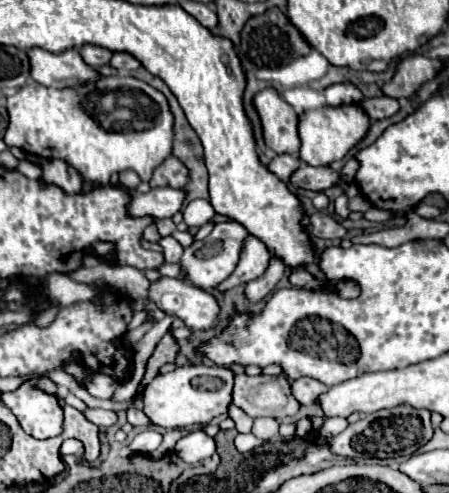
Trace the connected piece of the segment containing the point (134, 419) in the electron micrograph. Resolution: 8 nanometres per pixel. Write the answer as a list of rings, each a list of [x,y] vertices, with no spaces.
[[[130,409],[130,411],[126,411],[126,417],[128,417],[128,423],[132,423],[134,427],[148,427],[148,425],[154,425],[154,423],[146,417],[146,413],[140,411],[140,409]]]

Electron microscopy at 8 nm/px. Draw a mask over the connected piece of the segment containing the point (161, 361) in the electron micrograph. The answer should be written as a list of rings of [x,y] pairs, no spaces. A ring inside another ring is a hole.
[[[170,329],[170,331],[158,341],[154,353],[150,355],[150,359],[148,359],[148,363],[146,363],[144,377],[142,377],[142,381],[140,381],[140,385],[138,385],[138,391],[136,391],[136,397],[138,397],[138,399],[142,399],[142,395],[144,395],[144,387],[158,375],[160,367],[166,365],[166,363],[176,361],[178,353],[180,353],[180,345],[178,345],[178,341],[174,339],[172,329]]]

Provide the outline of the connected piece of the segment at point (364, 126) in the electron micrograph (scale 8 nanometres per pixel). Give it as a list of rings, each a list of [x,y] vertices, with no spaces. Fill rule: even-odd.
[[[348,103],[348,105],[338,105],[338,107],[326,105],[320,109],[304,111],[298,123],[298,133],[302,139],[300,159],[314,167],[340,161],[354,145],[358,145],[366,137],[368,129],[370,129],[370,117],[364,111],[364,107],[358,103]]]

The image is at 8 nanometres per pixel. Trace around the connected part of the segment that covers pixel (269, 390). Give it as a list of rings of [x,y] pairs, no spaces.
[[[236,375],[234,405],[252,419],[286,419],[300,411],[296,397],[290,393],[290,381],[286,375]]]

